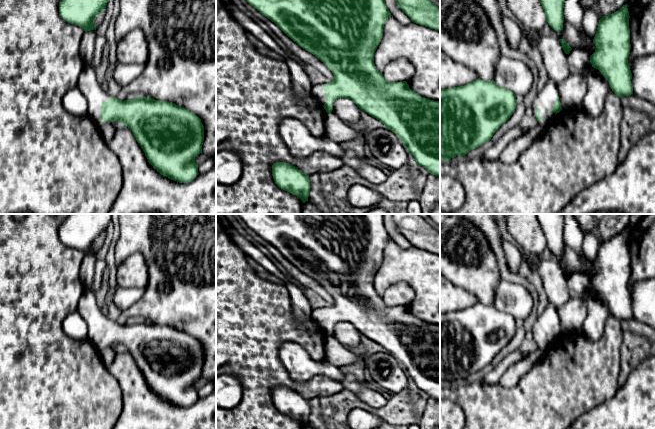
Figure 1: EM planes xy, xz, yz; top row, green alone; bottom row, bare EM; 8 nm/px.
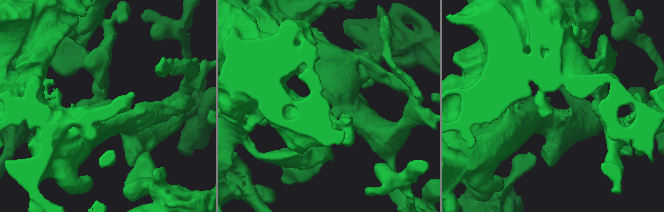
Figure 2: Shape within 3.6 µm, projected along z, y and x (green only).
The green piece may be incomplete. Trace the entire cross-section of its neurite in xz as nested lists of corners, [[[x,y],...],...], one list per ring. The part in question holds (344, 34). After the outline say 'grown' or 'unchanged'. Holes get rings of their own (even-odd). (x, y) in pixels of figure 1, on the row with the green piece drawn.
[[[246,0],[251,6],[257,9],[263,16],[274,22],[288,37],[296,42],[300,47],[312,53],[319,58],[333,73],[334,77],[331,83],[322,86],[325,91],[325,99],[328,101],[324,104],[324,109],[327,113],[333,110],[332,102],[339,98],[351,99],[357,107],[365,111],[372,117],[376,118],[394,132],[397,137],[405,144],[408,152],[411,153],[418,166],[425,168],[430,174],[440,177],[440,101],[430,100],[415,93],[409,88],[406,81],[403,82],[388,82],[385,80],[382,72],[380,72],[374,64],[374,53],[381,42],[383,36],[383,28],[386,20],[392,16],[388,10],[385,0]]]; unchanged

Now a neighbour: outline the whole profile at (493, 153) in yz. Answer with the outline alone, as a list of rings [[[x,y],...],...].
[[[517,126],[514,129],[504,134],[493,146],[491,146],[483,155],[482,158],[488,161],[499,160],[499,156],[504,148],[515,138],[522,136],[528,129],[523,129]]]

